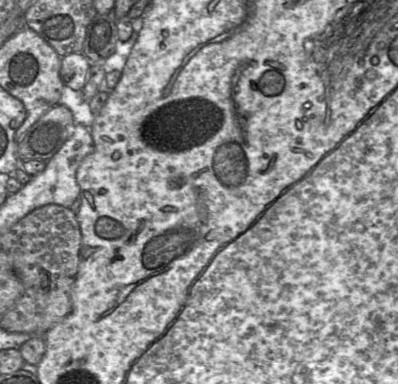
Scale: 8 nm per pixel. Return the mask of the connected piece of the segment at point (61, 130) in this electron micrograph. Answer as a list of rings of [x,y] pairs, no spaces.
[[[57,104],[52,107],[17,144],[20,166],[26,160],[47,161],[53,157],[67,140],[74,123],[73,114],[67,106]]]

